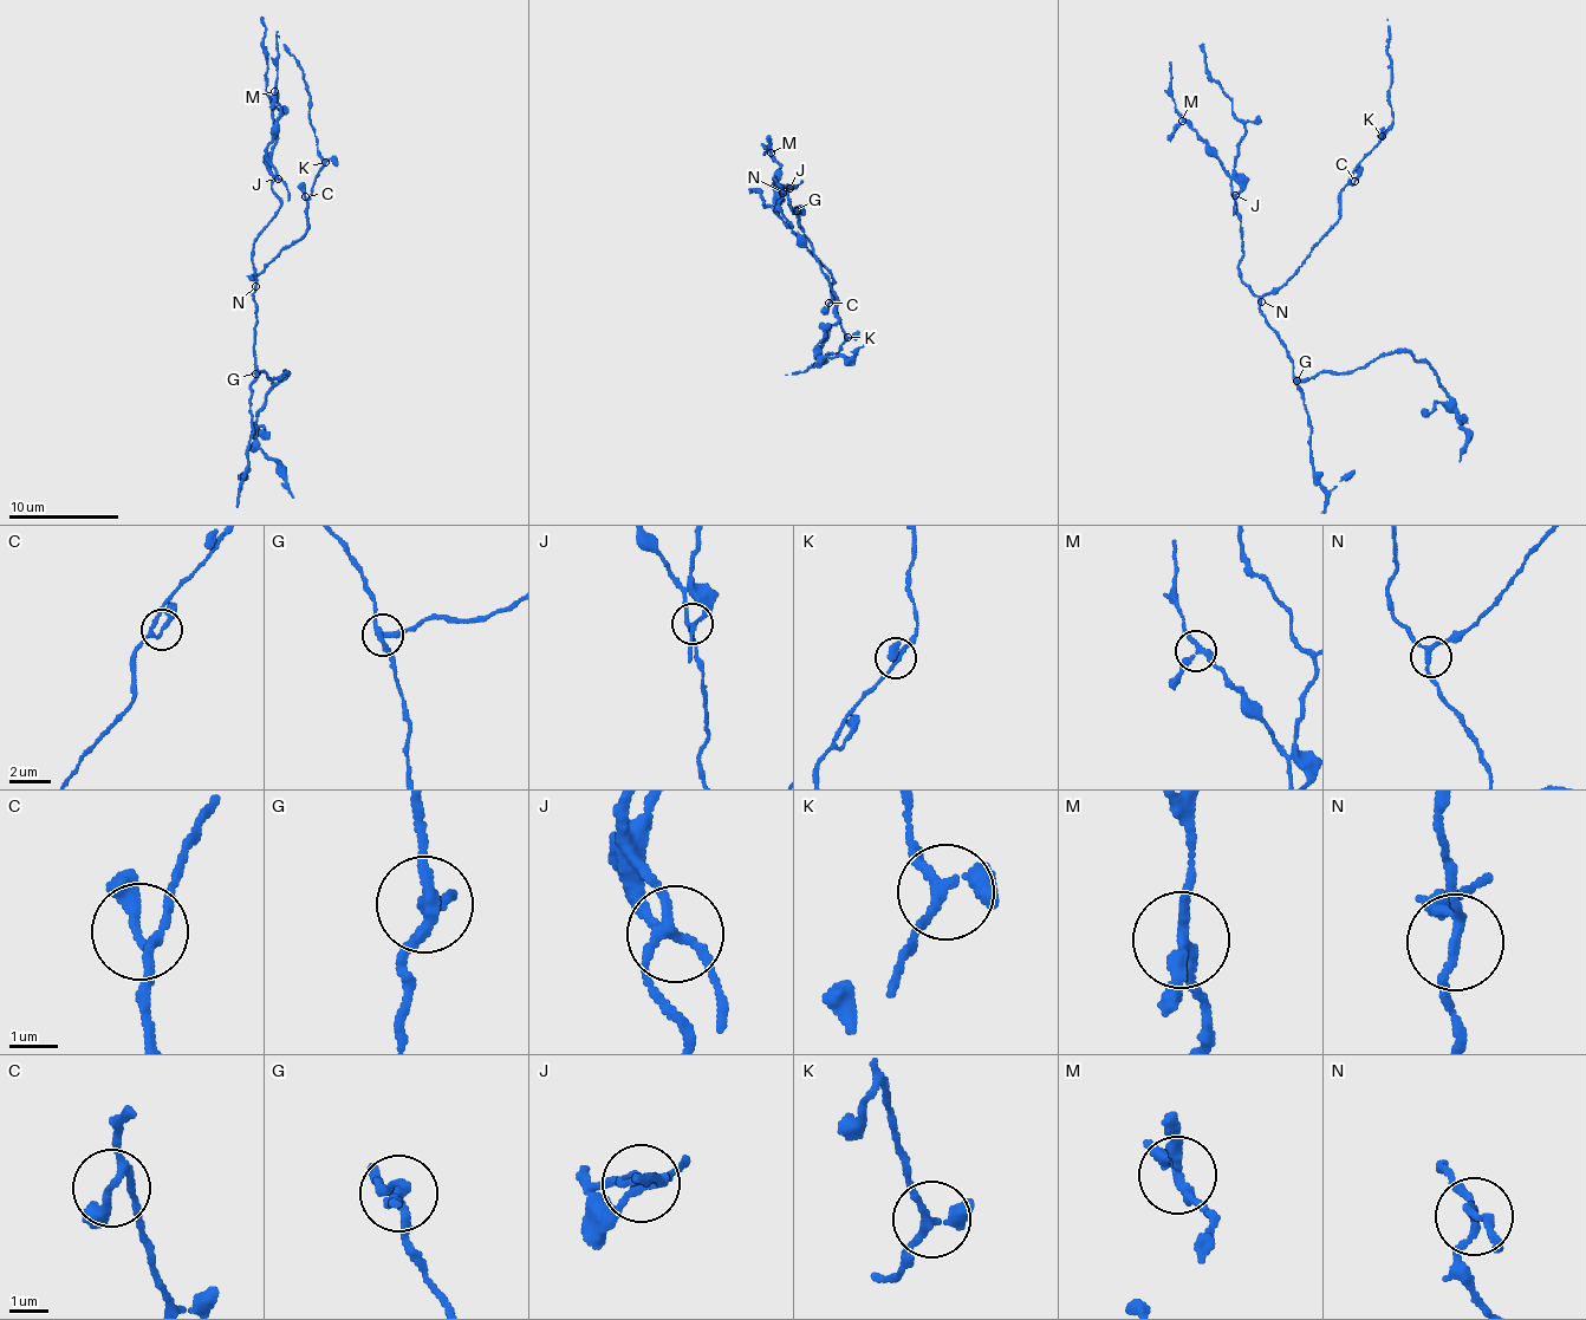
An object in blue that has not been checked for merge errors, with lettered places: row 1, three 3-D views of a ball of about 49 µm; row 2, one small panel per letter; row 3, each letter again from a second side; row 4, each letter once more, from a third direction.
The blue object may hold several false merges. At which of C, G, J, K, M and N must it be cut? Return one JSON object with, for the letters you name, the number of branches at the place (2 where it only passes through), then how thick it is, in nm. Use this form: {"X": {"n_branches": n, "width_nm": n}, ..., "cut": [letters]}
{"G": {"n_branches": 3, "width_nm": 240}, "J": {"n_branches": 4, "width_nm": 200}, "cut": ["G", "J"]}

